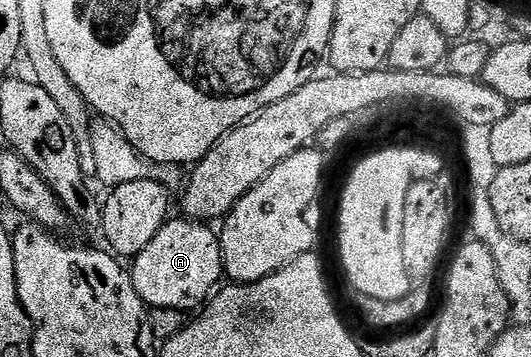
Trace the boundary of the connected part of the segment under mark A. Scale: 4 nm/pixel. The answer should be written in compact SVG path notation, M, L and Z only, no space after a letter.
M179 217L165 222L158 236L142 248L130 266L134 288L138 288L138 296L142 296L149 308L195 311L203 307L221 285L224 257L220 251L219 233L203 221Z

